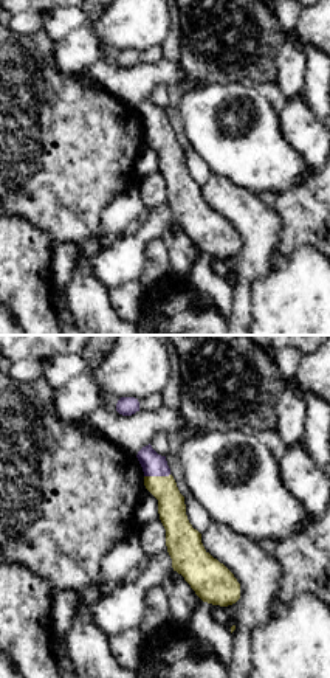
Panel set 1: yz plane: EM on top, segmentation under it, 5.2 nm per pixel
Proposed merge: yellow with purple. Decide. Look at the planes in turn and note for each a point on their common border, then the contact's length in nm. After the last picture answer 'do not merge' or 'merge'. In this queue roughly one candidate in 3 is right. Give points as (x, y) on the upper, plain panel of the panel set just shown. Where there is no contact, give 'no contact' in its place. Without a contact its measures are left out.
meets yellow at (157, 129); contact 140 nm long

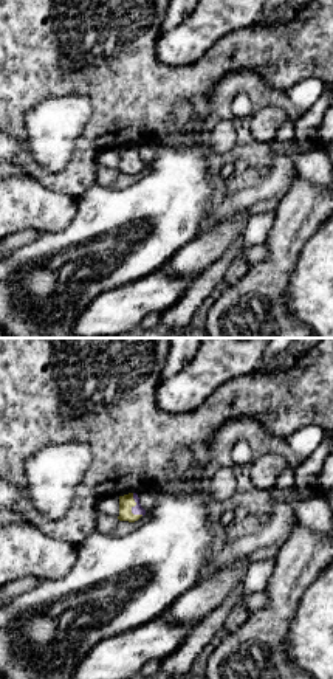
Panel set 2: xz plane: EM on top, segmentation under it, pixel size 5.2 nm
meets yellow at (130, 161); contact 130 nm long

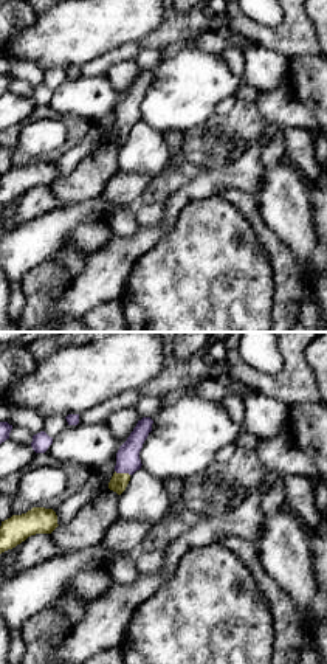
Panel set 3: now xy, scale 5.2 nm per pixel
meets yellow at (123, 126); contact 80 nm long

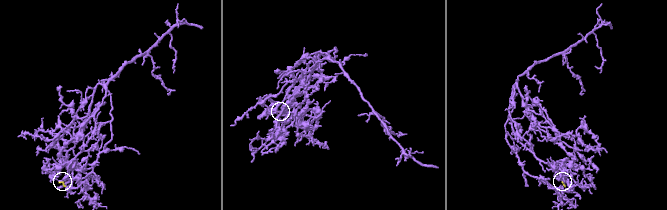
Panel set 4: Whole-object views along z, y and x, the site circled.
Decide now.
merge

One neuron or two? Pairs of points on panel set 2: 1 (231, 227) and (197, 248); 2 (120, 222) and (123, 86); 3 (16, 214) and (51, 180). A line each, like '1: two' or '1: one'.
1: one
2: two
3: two

